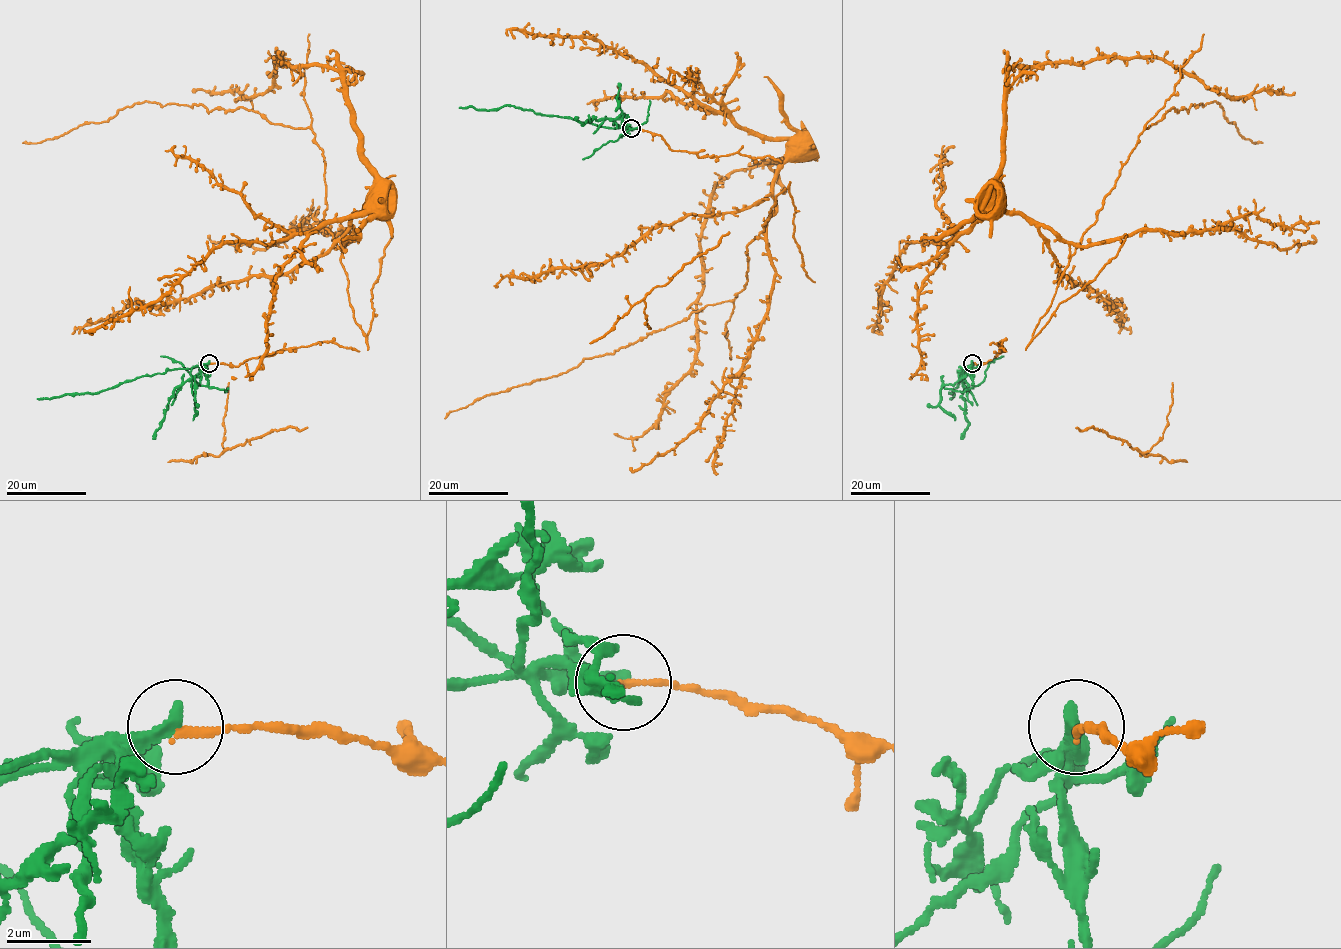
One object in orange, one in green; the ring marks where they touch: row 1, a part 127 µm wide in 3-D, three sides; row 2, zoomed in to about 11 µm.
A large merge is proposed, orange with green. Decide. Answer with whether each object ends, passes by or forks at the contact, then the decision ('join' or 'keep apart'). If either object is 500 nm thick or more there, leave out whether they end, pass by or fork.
orange ends there; green ends there; keep apart

